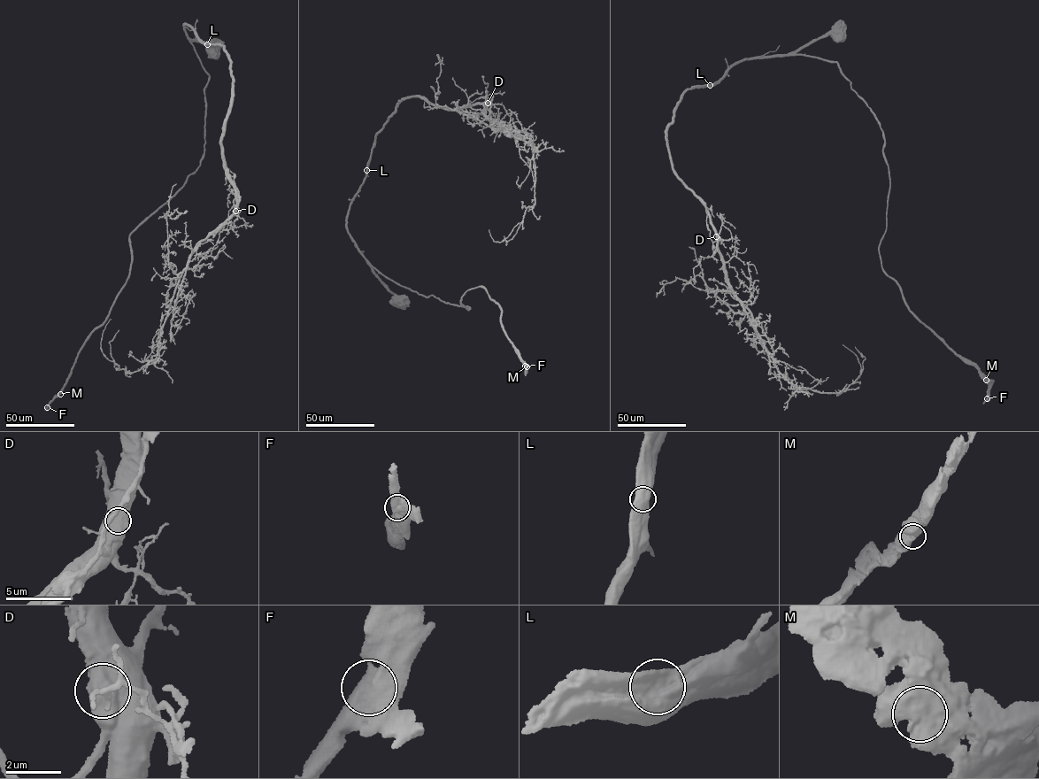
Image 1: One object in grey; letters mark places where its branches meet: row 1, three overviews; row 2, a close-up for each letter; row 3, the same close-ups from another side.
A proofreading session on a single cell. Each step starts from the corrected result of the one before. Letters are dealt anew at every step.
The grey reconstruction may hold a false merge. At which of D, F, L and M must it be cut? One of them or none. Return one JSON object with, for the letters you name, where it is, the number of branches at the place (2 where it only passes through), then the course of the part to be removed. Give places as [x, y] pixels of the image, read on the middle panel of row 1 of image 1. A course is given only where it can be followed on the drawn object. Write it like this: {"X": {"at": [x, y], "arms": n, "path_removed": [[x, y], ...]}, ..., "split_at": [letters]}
{"D": {"at": [488, 103], "arms": 1, "path_removed": [[488, 103], [485, 96], [477, 98], [463, 106], [461, 113], [464, 114]]}, "split_at": ["D"]}

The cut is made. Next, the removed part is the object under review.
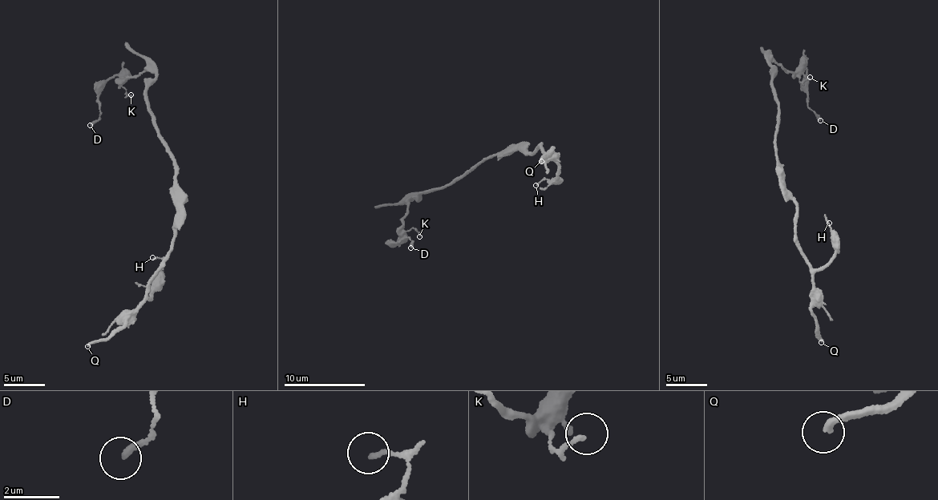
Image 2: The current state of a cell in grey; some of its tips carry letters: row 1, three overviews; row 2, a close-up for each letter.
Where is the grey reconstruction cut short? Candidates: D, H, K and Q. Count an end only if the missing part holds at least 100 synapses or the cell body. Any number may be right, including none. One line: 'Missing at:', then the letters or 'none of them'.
Missing at: Q

